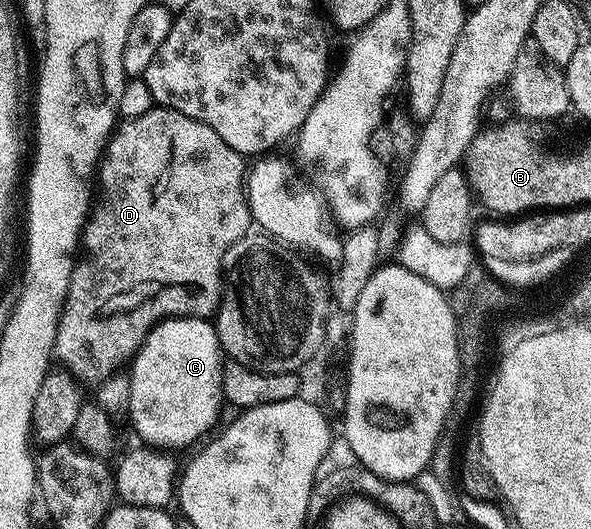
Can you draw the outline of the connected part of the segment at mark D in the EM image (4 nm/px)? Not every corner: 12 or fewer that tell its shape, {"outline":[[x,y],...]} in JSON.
{"outline":[[153,105],[98,167],[54,354],[81,383],[220,306],[246,158]]}

